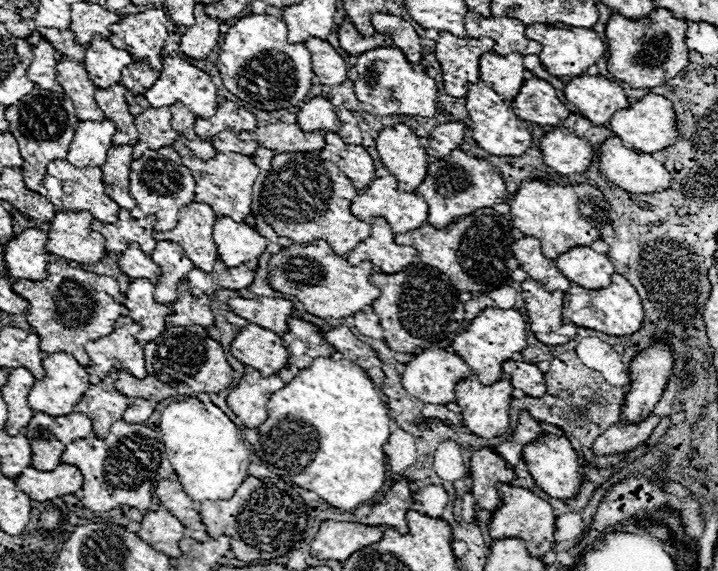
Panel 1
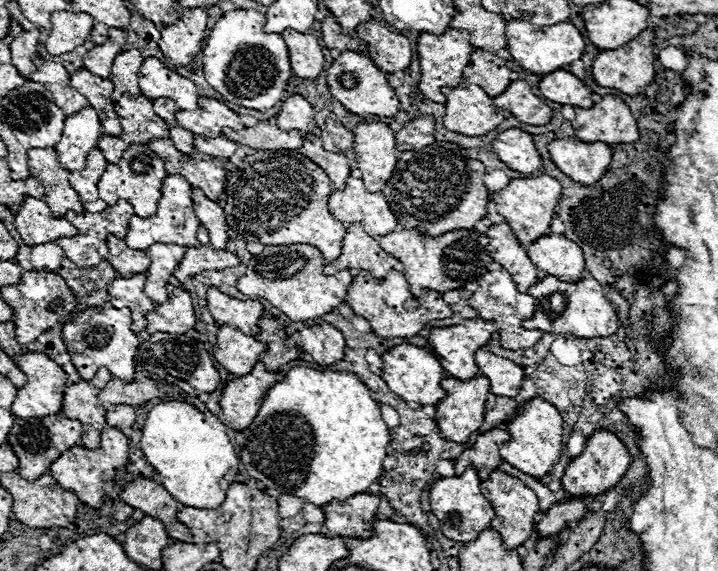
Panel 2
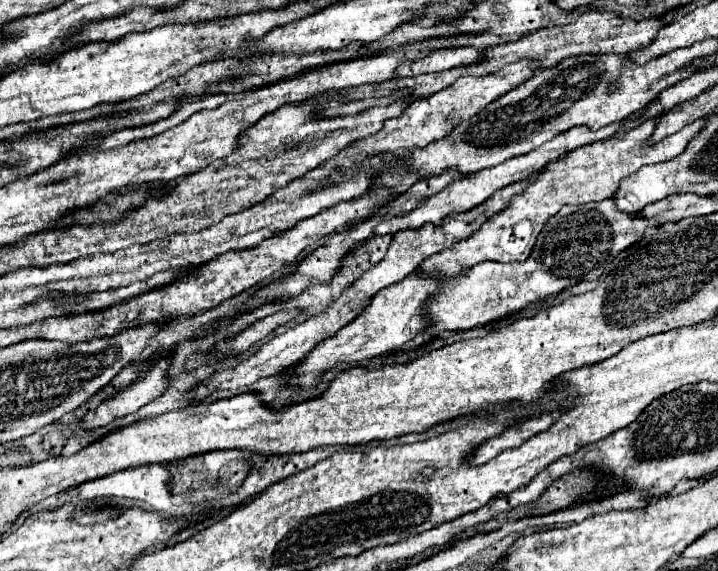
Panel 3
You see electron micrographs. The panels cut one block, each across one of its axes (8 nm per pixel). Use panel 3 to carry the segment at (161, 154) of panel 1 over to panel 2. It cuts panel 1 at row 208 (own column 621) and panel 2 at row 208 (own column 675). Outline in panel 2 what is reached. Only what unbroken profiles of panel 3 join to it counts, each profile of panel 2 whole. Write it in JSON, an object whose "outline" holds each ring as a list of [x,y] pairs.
{"outline":[[[132,144],[126,148],[122,160],[118,164],[108,164],[108,170],[98,182],[100,198],[106,204],[116,204],[118,200],[128,200],[136,212],[136,216],[154,216],[162,192],[162,180],[168,176],[164,162],[146,146],[146,144]]]}

